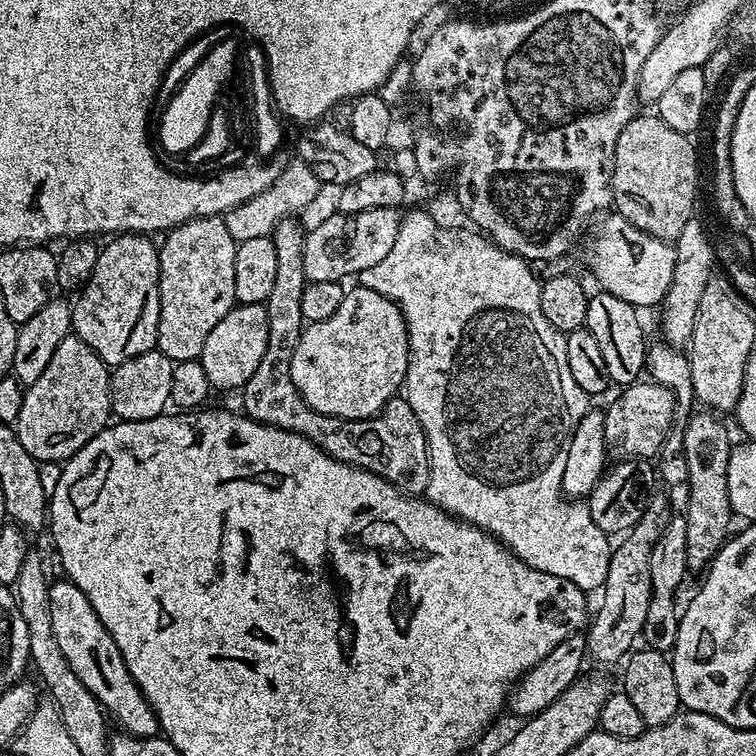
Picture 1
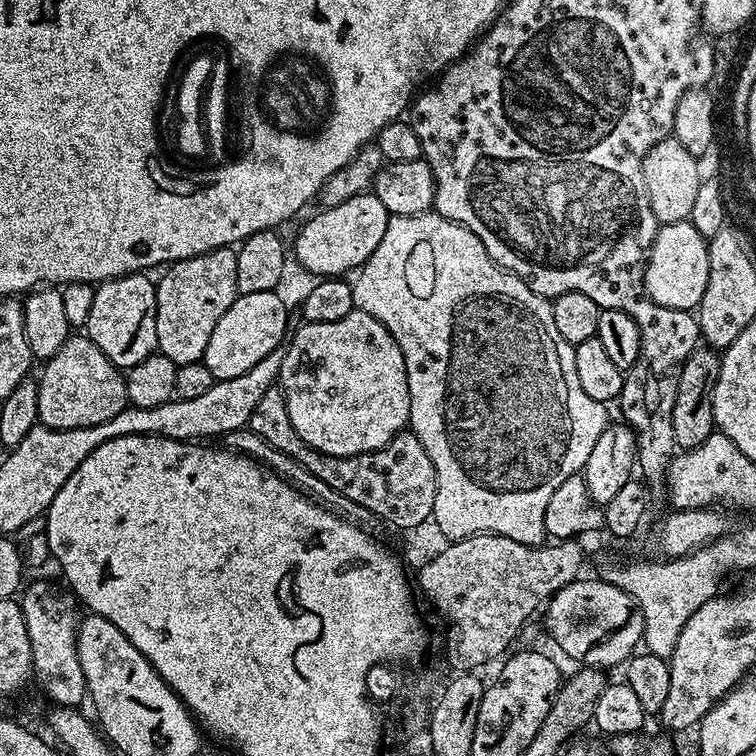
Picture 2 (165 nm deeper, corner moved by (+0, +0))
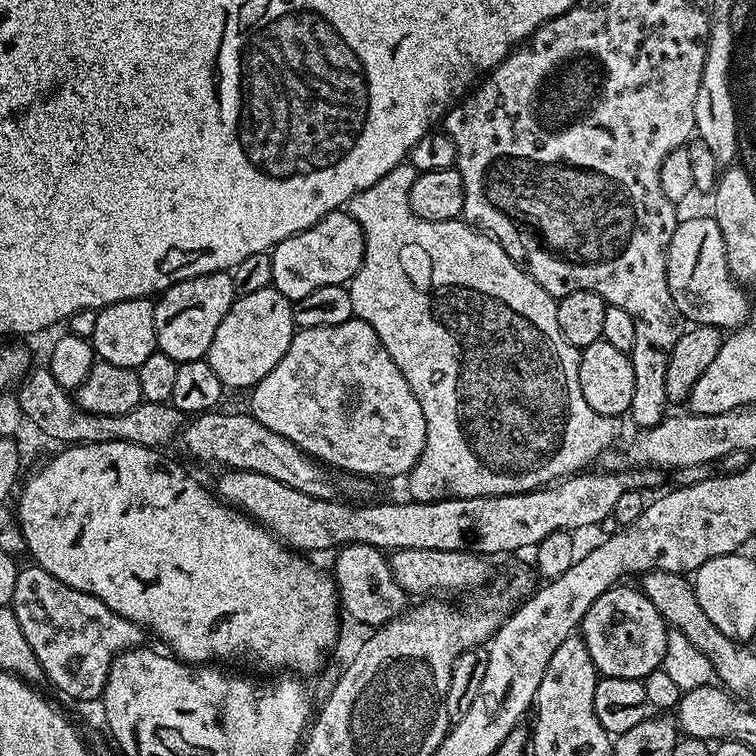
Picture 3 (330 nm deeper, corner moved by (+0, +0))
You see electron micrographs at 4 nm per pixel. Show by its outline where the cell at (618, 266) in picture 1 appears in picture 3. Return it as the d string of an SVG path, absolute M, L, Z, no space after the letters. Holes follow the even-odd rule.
M711 216L681 219L668 247L668 285L674 306L692 324L709 324L721 330L735 330L748 318L750 305L743 287L733 279L726 262L722 230Z

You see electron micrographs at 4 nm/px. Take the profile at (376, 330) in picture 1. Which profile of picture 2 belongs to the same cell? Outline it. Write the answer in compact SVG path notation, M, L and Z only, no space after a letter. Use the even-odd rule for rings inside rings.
M353 310L338 322L301 323L293 341L286 345L278 387L286 398L286 410L298 438L314 450L331 456L353 456L385 448L399 432L409 427L410 390L406 382L406 362L398 342L374 318Z

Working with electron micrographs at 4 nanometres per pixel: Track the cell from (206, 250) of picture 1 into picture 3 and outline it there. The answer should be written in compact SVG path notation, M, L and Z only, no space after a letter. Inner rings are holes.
M211 272L198 278L186 278L159 293L154 310L157 349L165 352L177 364L205 359L210 350L210 342L214 342L214 334L237 295L228 272Z

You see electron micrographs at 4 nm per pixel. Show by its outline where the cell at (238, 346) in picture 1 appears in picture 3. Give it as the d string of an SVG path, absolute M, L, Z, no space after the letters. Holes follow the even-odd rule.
M271 286L262 290L254 290L254 294L237 295L233 300L226 318L222 318L222 322L214 334L214 342L210 342L210 350L206 357L210 370L214 370L214 374L218 374L225 389L251 390L255 388L259 380L266 378L266 374L270 374L270 370L274 370L274 366L278 366L278 362L282 362L282 354L286 354L294 335L292 305L293 301L287 300L284 295Z

